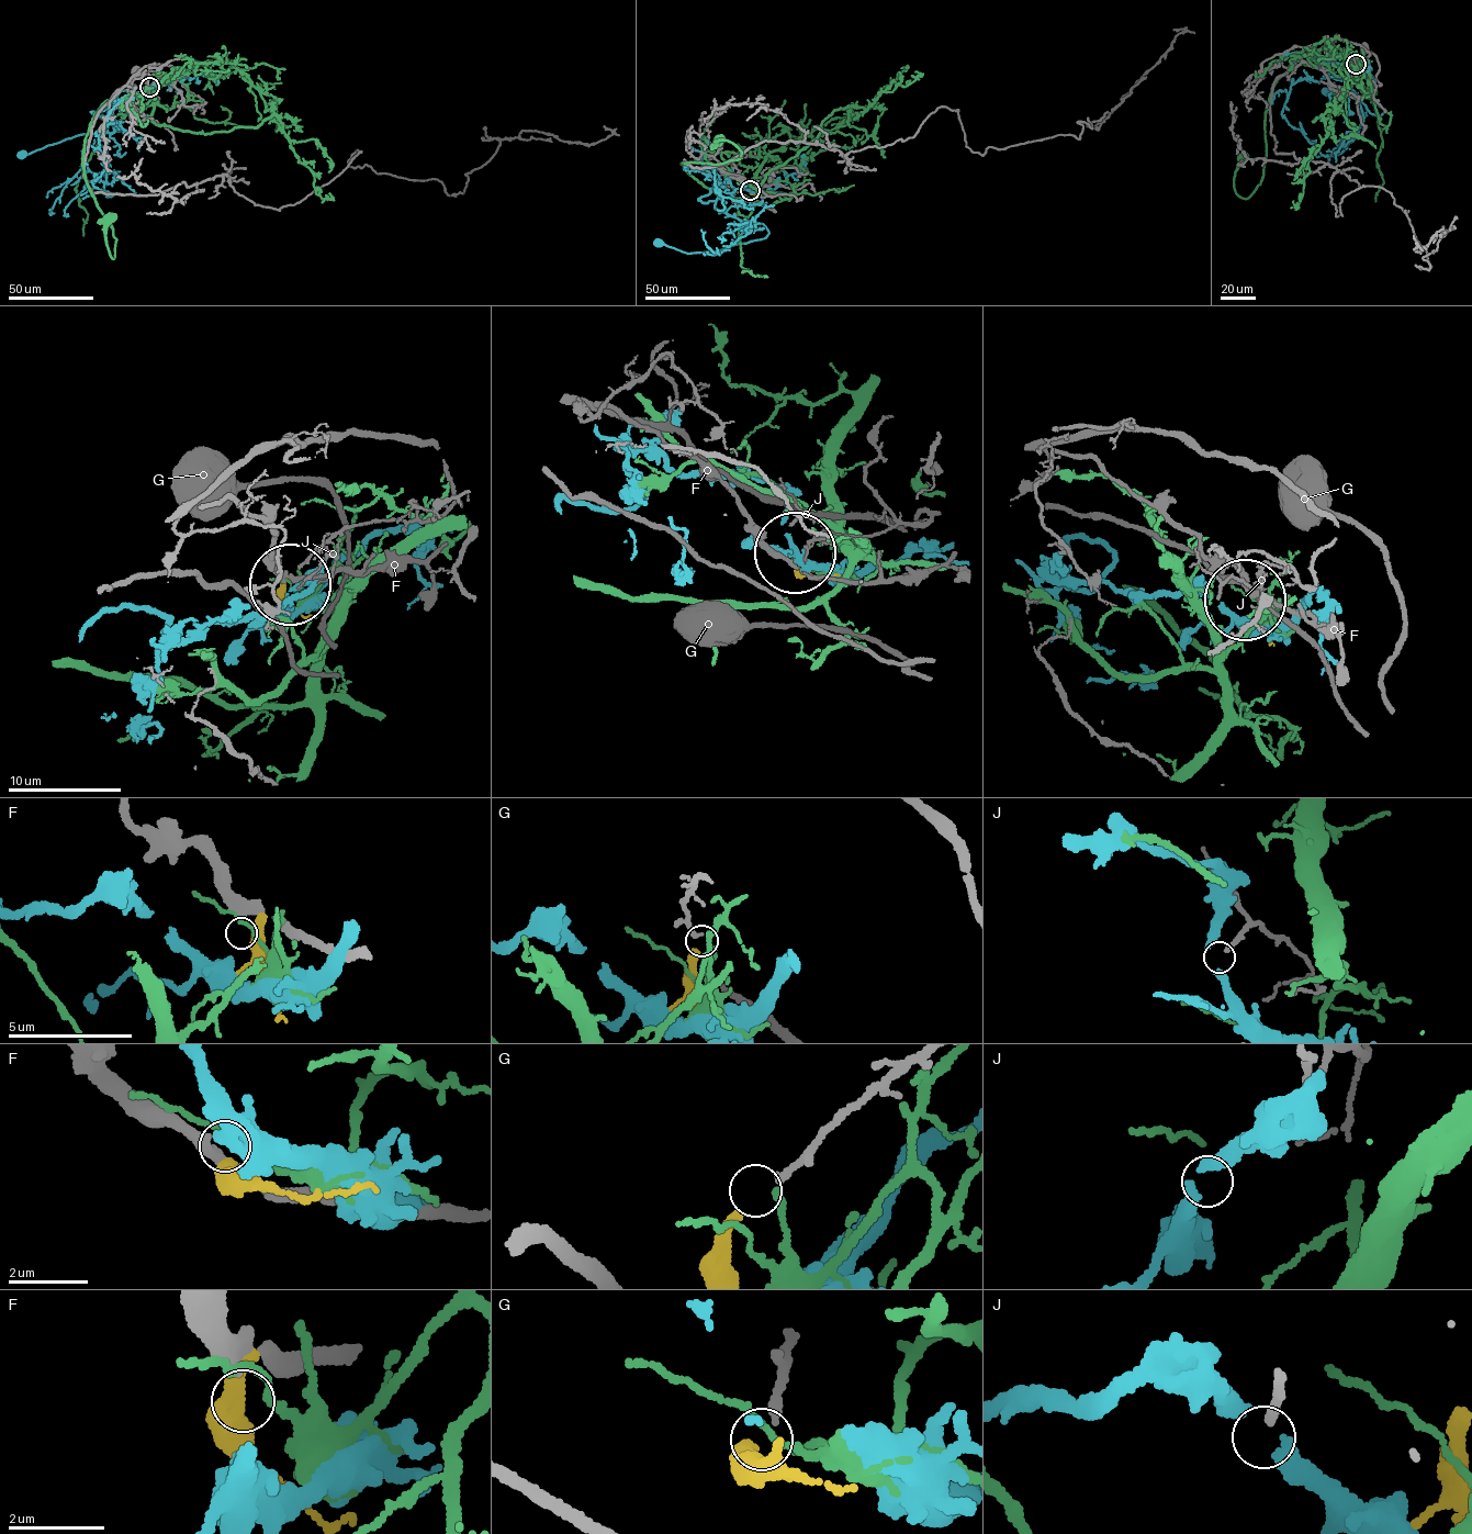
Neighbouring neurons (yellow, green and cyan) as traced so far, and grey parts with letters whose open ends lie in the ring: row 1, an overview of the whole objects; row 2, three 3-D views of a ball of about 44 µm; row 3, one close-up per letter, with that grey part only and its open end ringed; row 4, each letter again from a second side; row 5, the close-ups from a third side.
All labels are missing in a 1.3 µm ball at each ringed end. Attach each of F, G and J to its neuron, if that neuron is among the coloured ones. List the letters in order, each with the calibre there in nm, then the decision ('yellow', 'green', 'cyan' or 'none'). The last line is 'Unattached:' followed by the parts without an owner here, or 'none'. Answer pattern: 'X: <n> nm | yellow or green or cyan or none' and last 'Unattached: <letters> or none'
F: 440 nm | none
G: 170 nm | yellow
J: 160 nm | none
Unattached: F, J

